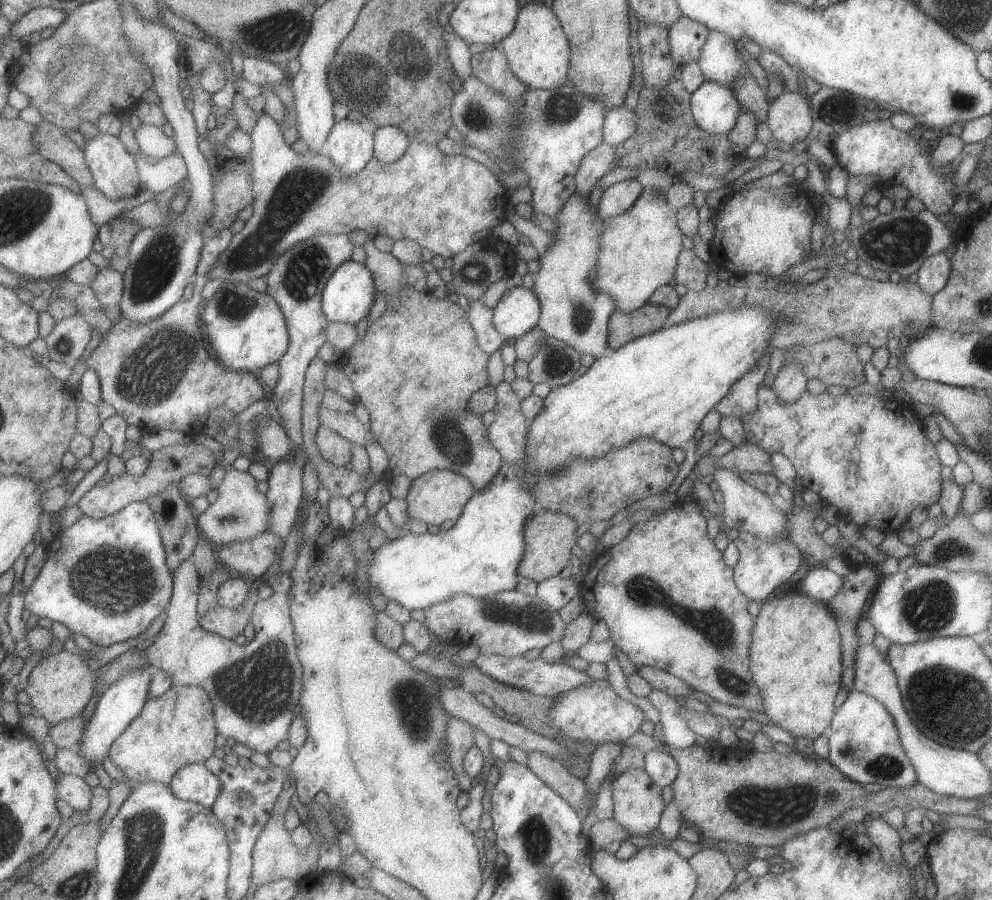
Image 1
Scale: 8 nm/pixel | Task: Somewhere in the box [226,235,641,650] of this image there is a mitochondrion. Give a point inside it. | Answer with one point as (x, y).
(301, 277)

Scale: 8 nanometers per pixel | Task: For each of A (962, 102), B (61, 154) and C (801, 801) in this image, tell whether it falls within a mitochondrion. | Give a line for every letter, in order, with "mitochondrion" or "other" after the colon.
A: mitochondrion
B: other
C: mitochondrion

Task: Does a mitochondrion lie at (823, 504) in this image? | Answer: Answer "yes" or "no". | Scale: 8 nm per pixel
no

